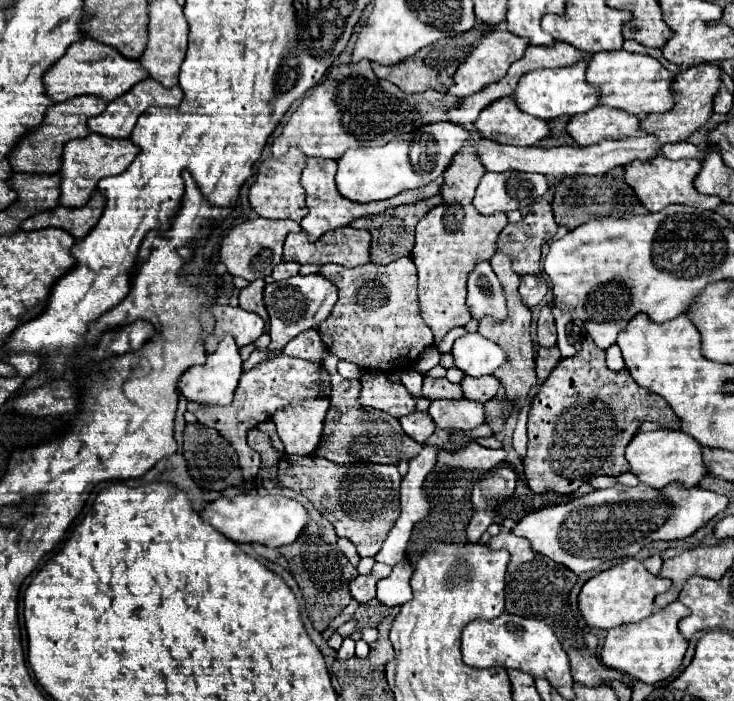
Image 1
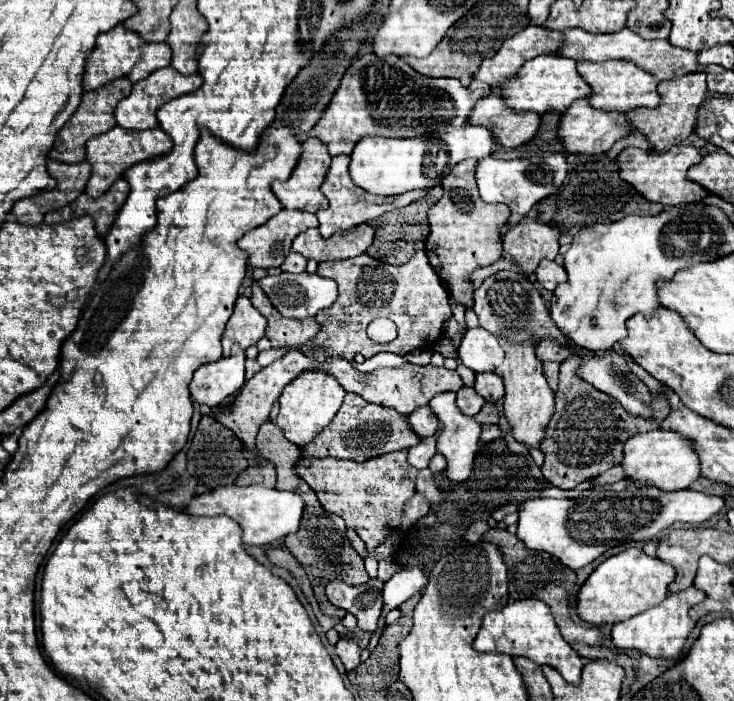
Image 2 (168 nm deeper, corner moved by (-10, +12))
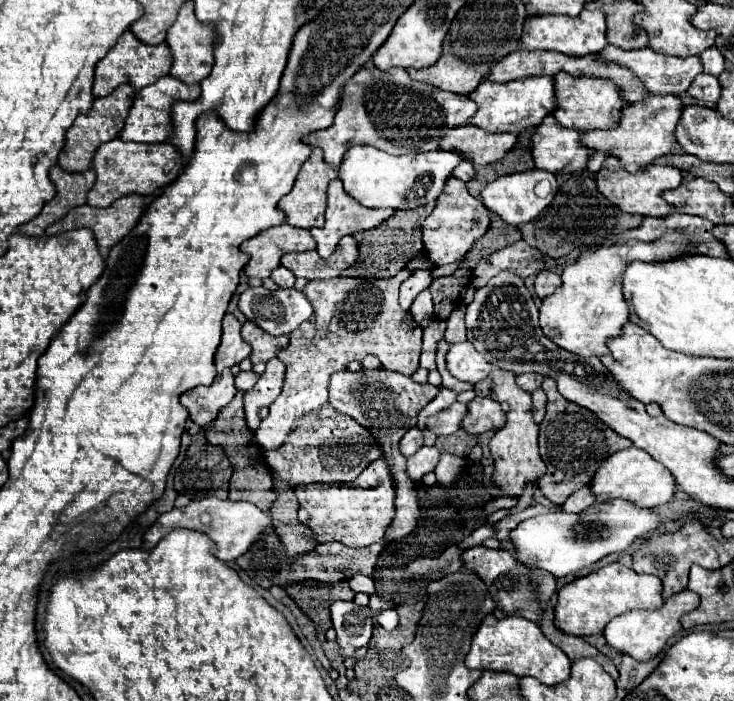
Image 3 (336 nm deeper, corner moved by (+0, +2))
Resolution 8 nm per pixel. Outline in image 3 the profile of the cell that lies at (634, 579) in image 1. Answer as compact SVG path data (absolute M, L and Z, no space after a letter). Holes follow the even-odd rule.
M620 562L608 564L588 576L576 578L574 582L566 584L558 592L558 602L554 608L554 624L558 630L570 636L592 636L600 634L606 624L628 612L628 610L656 610L662 606L662 586L660 578L648 574L636 574L632 568L622 566Z

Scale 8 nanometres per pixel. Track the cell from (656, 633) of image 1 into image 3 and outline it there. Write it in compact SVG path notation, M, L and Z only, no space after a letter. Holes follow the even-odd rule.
M682 590L674 596L670 596L668 600L664 600L664 606L658 610L636 610L636 612L628 612L622 616L616 616L616 620L612 620L606 628L604 628L604 638L606 642L616 648L622 654L632 656L634 660L652 660L654 656L658 656L666 642L682 630L680 626L680 616L686 612L692 612L694 608L698 608L700 604L700 596L690 592L690 590Z

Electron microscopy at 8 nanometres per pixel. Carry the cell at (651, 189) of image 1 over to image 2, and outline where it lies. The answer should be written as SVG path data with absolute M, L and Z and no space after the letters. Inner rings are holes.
M672 146L666 152L654 152L654 150L640 150L640 148L624 148L618 154L620 174L626 182L630 182L638 192L650 200L660 202L664 206L678 206L686 202L700 202L702 198L710 196L706 188L702 188L696 182L690 182L686 178L686 172L690 166L698 164L702 160L702 154L694 146Z

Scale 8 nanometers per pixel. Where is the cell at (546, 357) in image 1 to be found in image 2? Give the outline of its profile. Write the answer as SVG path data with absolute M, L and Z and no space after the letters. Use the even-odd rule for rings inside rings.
M550 360L544 362L544 376L552 390L556 390L556 384L558 384L558 368L560 368L558 362L550 362Z

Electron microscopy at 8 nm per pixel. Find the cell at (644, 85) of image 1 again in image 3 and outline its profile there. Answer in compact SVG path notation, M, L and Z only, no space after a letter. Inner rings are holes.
M558 72L554 76L554 90L556 90L556 108L552 116L564 128L588 132L594 128L608 130L620 122L620 110L624 108L624 100L620 98L620 90L616 84L604 78L572 78L570 74Z

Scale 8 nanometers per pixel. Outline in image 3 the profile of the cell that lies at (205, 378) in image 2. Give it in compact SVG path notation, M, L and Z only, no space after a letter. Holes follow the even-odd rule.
M224 370L220 378L216 378L210 386L198 386L180 396L184 408L190 410L190 418L198 426L206 426L216 420L220 408L228 404L236 394L234 376L230 370Z

